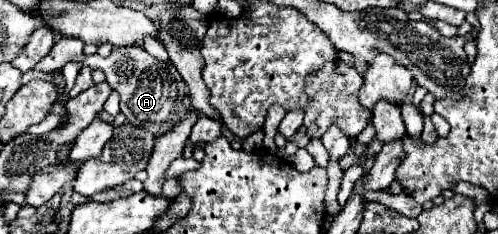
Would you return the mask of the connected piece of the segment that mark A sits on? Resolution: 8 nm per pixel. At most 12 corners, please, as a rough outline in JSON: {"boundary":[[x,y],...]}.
{"boundary":[[138,46],[84,56],[154,136],[184,118],[176,66]]}

